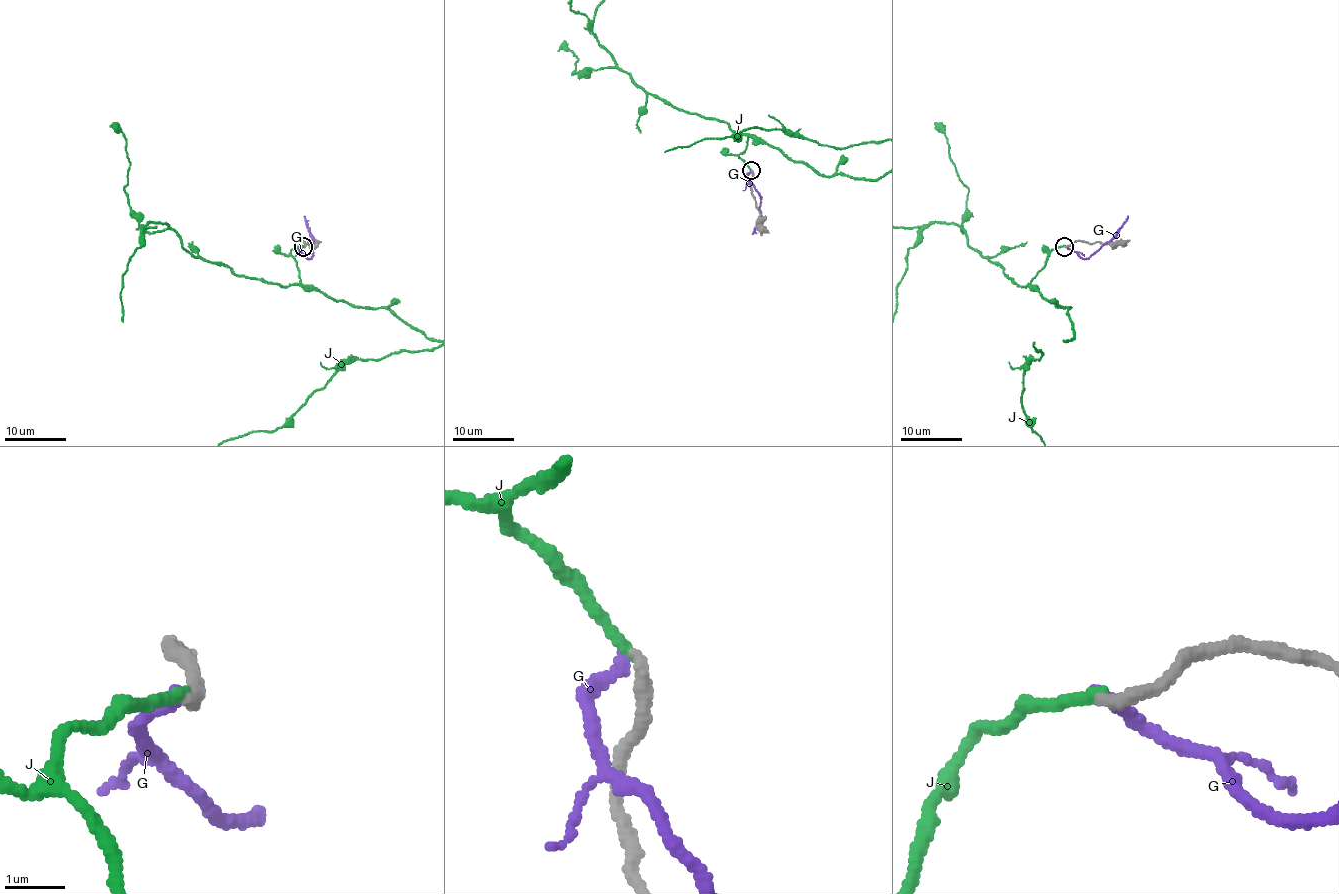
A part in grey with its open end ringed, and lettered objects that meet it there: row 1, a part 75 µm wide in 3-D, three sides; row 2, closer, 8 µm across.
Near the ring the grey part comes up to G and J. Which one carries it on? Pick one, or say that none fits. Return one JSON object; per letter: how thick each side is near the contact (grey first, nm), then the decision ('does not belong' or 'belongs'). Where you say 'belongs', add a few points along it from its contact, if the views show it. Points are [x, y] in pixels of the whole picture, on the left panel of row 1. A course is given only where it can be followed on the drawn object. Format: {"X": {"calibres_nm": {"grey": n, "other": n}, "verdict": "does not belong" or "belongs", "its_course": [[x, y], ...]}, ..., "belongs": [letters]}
{"G": {"calibres_nm": {"grey": 240, "other": 200}, "verdict": "does not belong"}, "J": {"calibres_nm": {"grey": 240, "other": 160}, "verdict": "does not belong"}, "belongs": []}

